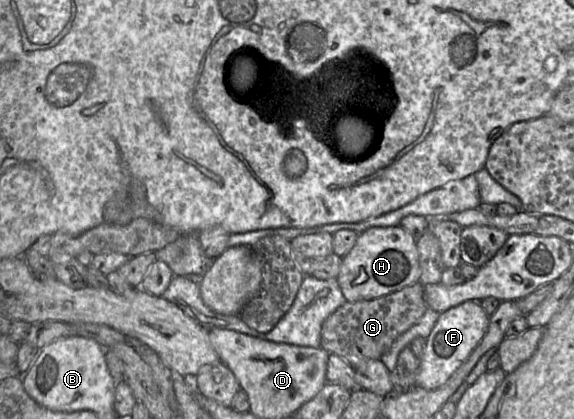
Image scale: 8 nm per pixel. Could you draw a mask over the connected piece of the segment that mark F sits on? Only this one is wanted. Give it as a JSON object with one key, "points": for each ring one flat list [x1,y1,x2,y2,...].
{"points":[[465,301,441,313,426,338,426,347,414,377,414,387,434,390,443,386,480,344,489,323,490,316,485,312,481,301]]}

